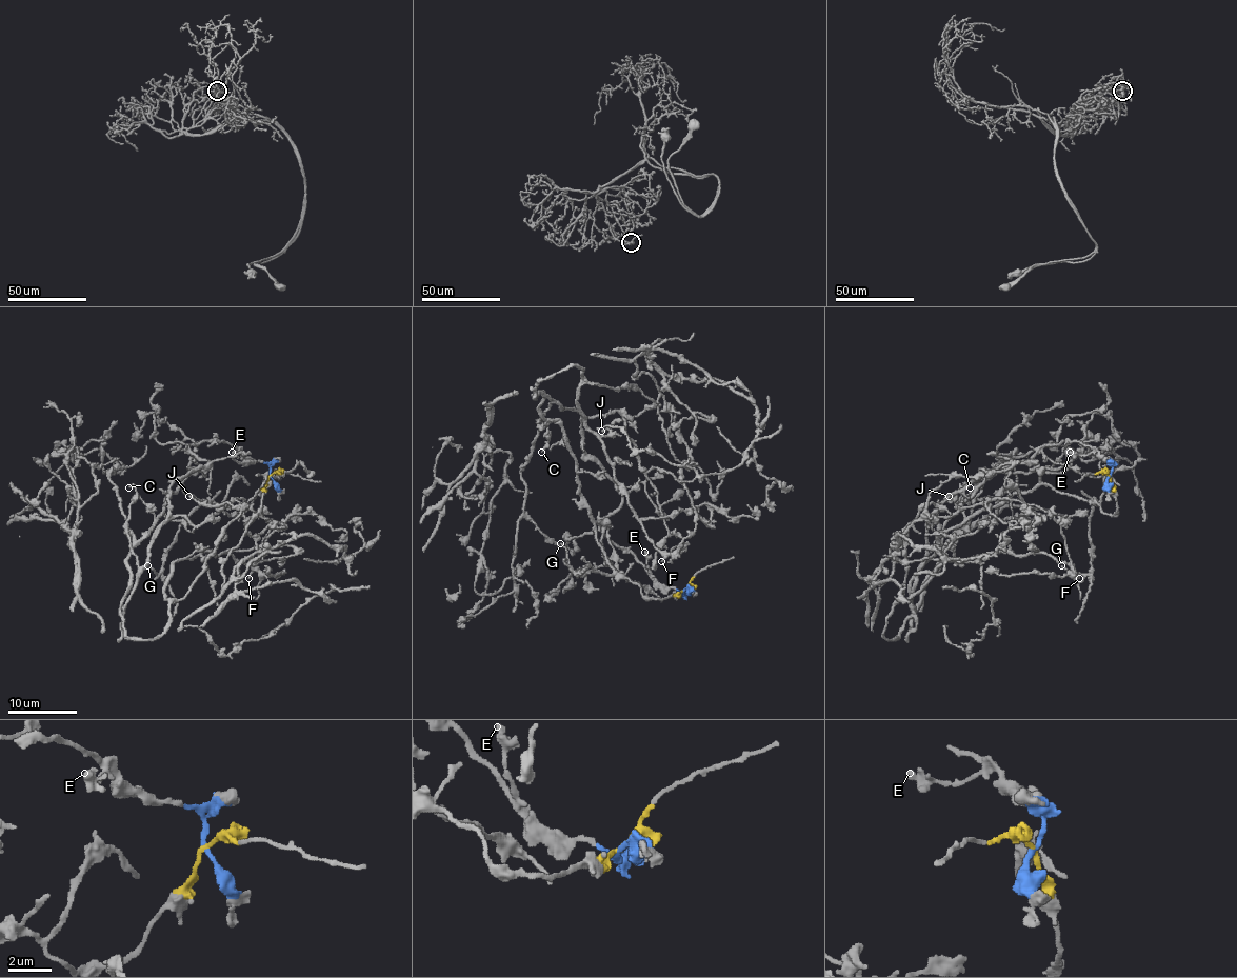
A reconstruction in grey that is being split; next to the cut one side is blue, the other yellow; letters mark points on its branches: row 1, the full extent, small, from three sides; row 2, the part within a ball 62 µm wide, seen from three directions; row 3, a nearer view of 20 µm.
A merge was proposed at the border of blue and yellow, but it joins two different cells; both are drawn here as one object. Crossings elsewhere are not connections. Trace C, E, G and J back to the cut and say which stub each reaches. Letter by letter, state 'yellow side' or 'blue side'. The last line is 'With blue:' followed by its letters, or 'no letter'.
C: blue side
E: blue side
G: yellow side
J: yellow side
With blue: C, E

